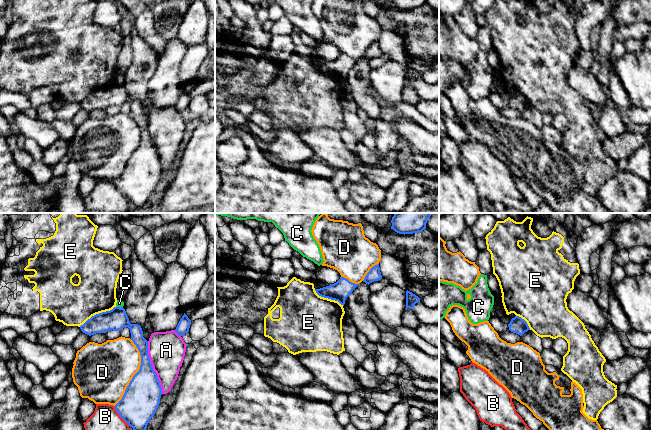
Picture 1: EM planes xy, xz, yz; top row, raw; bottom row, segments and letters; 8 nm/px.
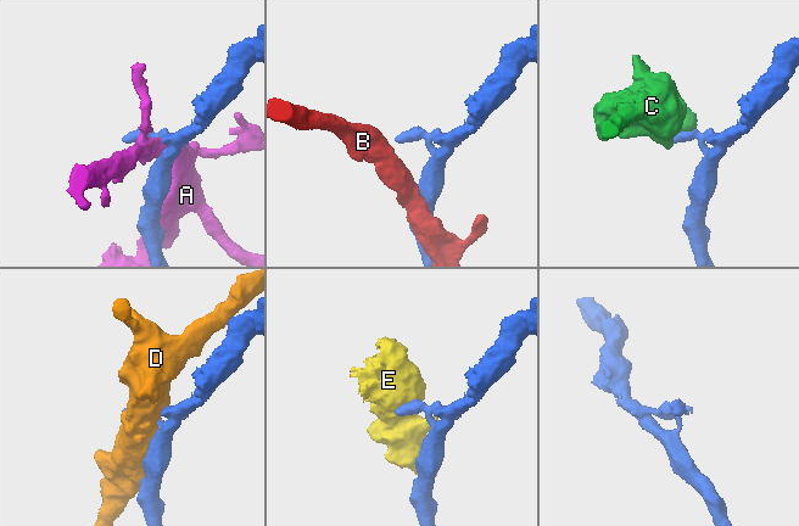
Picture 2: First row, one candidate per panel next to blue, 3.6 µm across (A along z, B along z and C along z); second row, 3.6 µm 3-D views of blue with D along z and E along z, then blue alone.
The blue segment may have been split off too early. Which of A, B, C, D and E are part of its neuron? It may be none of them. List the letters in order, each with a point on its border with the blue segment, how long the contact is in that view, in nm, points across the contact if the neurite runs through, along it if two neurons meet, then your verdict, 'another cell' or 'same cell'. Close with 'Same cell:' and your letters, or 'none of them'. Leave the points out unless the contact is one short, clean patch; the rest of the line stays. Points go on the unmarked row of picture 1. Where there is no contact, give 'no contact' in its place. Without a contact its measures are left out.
A: contact xy (152, 143); length 440 nm; another cell
B: contact xy (120, 192); length 200 nm; another cell
C: contact xy (119, 83); length 60 nm; border xy (116, 82), (122, 83); another cell
D: contact xy (137, 148); length 550 nm; another cell
E: contact xy (97, 90); length 340 nm; border xy (115, 82), (109, 86), (92, 91), (79, 102); another cell
Same cell: none of them

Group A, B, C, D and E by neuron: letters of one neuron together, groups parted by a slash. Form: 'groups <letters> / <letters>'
groups A / B / C / D / E

